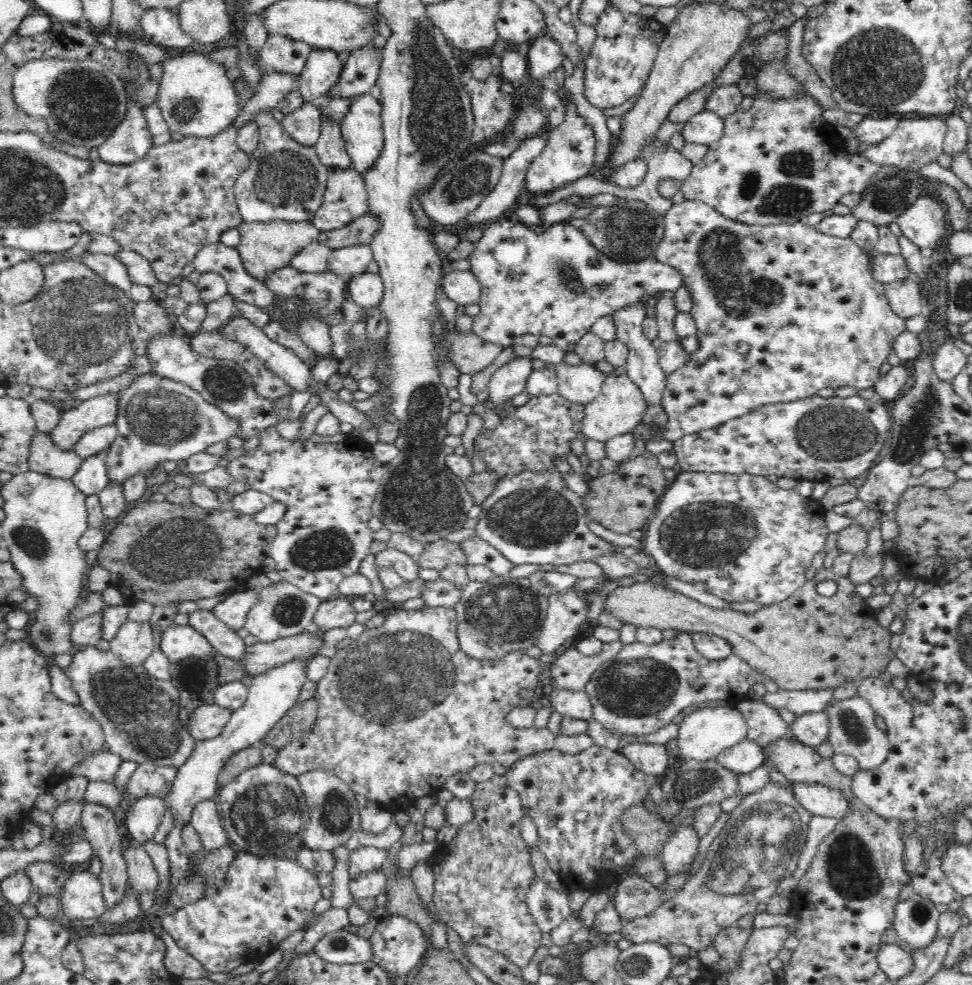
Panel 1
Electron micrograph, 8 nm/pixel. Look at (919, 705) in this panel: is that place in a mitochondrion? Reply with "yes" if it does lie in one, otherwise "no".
no

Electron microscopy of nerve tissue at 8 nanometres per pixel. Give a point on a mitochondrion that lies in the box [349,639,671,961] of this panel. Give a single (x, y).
(547, 908)

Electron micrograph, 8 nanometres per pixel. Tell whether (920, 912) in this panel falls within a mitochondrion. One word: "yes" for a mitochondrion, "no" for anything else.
yes

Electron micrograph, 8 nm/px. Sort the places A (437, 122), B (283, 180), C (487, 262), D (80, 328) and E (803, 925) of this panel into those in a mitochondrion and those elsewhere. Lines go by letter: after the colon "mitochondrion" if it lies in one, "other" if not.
A: mitochondrion
B: mitochondrion
C: other
D: mitochondrion
E: other

